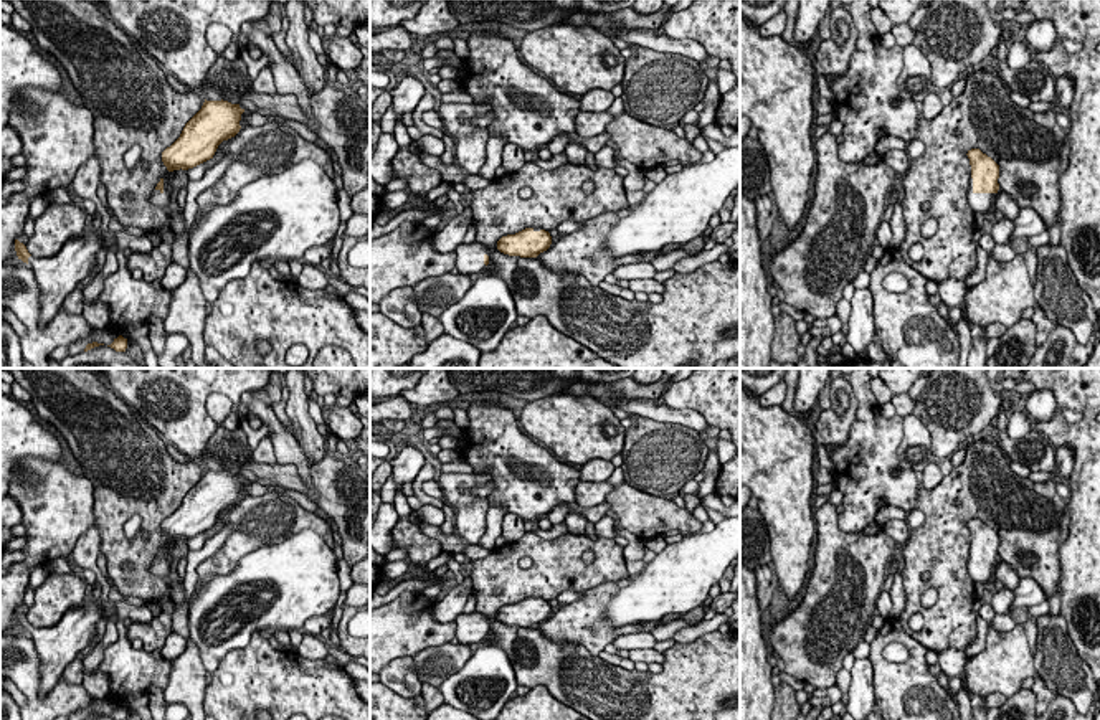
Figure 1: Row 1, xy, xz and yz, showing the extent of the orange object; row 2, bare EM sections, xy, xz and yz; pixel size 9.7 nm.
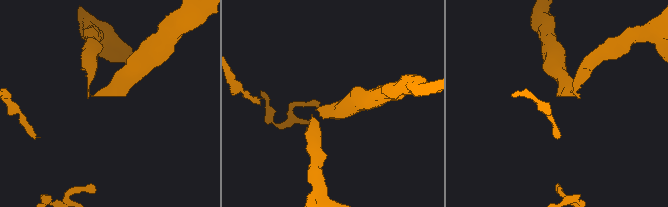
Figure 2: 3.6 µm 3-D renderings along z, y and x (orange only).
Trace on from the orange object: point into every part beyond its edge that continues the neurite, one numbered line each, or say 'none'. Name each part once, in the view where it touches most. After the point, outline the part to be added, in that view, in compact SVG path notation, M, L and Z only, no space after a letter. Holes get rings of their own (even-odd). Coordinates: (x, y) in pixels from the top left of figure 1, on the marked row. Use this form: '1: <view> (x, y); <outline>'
1: yz (980, 202); M970 178L968 203L974 213L986 213L994 208L996 193L974 193L973 178Z

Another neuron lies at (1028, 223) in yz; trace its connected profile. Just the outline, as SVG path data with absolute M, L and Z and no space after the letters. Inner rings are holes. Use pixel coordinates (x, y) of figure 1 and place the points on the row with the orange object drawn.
M1031 206L1019 208L1017 218L1012 221L1012 231L1009 236L1009 246L1017 239L1027 239L1034 234L1041 234L1045 230L1045 223L1041 215Z

